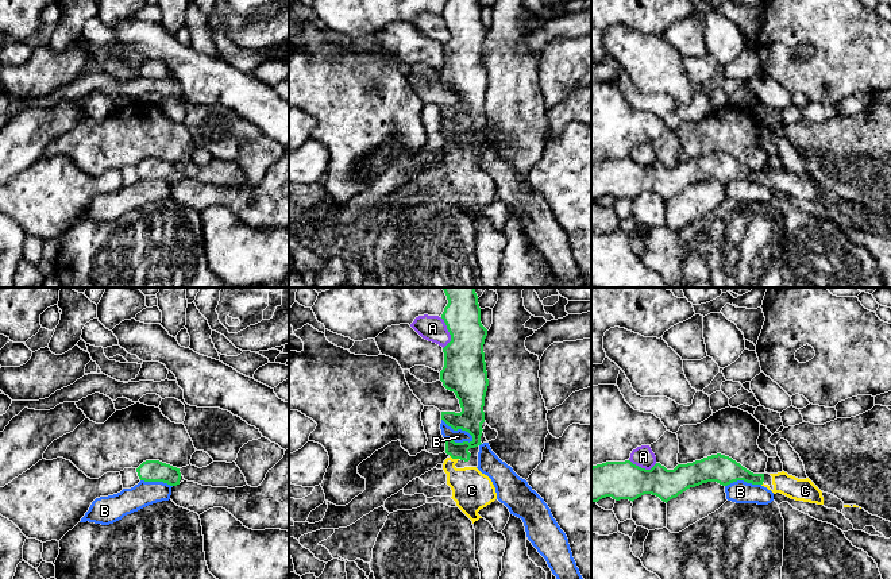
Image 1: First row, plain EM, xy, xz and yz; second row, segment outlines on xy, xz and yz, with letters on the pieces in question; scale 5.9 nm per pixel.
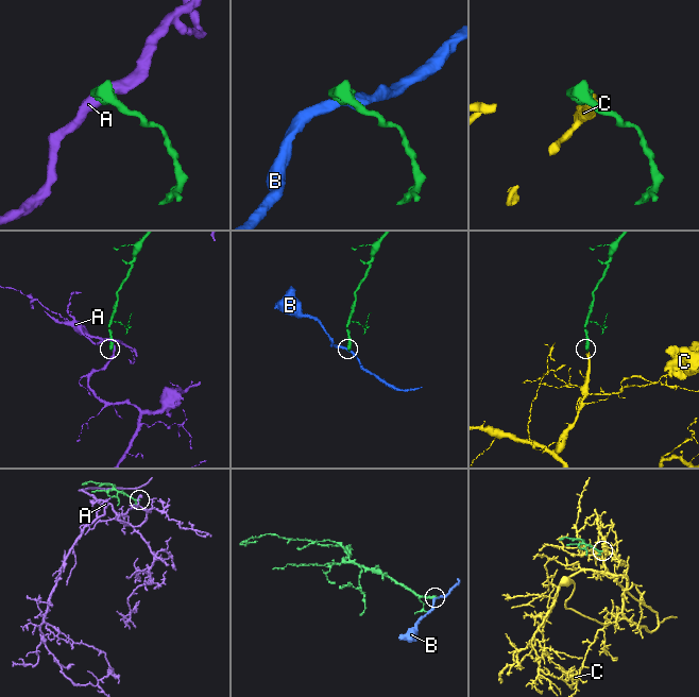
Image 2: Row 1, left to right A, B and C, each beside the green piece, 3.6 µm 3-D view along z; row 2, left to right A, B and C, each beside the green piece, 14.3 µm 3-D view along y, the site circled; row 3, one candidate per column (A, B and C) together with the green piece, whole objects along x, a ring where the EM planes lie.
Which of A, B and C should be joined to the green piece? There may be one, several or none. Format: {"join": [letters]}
{"join": ["C"]}

